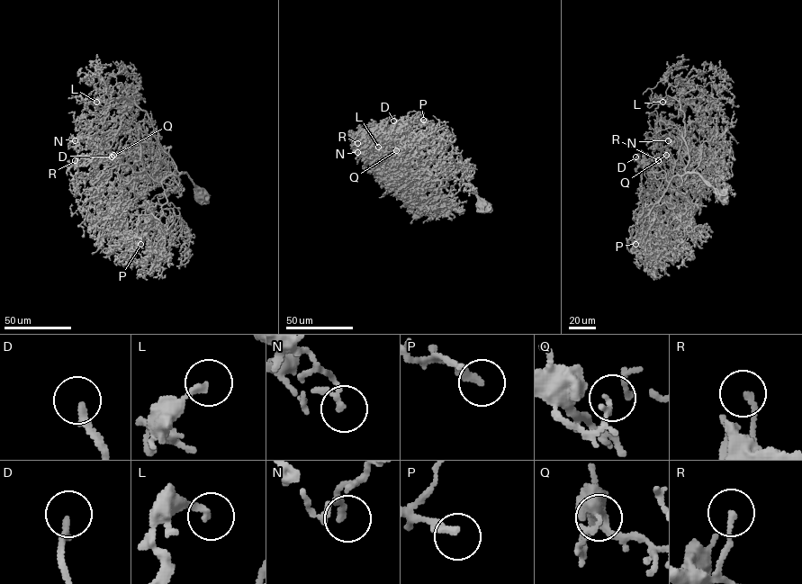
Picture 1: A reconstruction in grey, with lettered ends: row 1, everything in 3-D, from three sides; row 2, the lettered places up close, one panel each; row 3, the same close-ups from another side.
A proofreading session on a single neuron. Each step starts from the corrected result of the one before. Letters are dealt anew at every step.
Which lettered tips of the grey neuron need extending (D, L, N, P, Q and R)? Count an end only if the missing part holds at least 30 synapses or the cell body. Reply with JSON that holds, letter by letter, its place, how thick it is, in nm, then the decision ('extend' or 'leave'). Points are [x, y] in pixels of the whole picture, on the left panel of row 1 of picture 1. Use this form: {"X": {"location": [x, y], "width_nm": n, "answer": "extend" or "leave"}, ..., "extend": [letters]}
{"D": {"location": [112, 157], "width_nm": 220, "answer": "leave"}, "L": {"location": [96, 102], "width_nm": 200, "answer": "leave"}, "N": {"location": [75, 140], "width_nm": 140, "answer": "leave"}, "P": {"location": [140, 244], "width_nm": 280, "answer": "leave"}, "Q": {"location": [113, 155], "width_nm": 170, "answer": "leave"}, "R": {"location": [75, 160], "width_nm": 180, "answer": "leave"}, "extend": []}

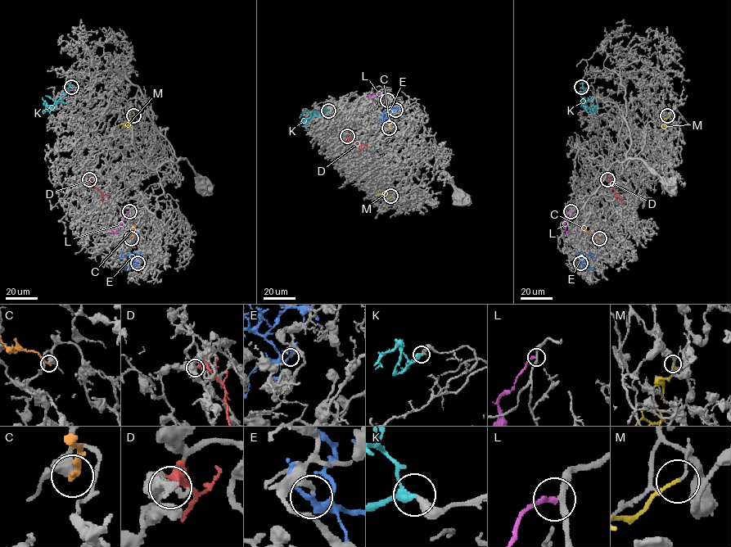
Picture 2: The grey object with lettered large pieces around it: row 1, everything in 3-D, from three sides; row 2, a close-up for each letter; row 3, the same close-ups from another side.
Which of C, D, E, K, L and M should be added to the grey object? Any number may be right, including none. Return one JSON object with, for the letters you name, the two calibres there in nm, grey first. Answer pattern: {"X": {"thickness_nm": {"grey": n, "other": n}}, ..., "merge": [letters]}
{"K": {"thickness_nm": {"grey": 300, "other": 320}}, "merge": ["K"]}

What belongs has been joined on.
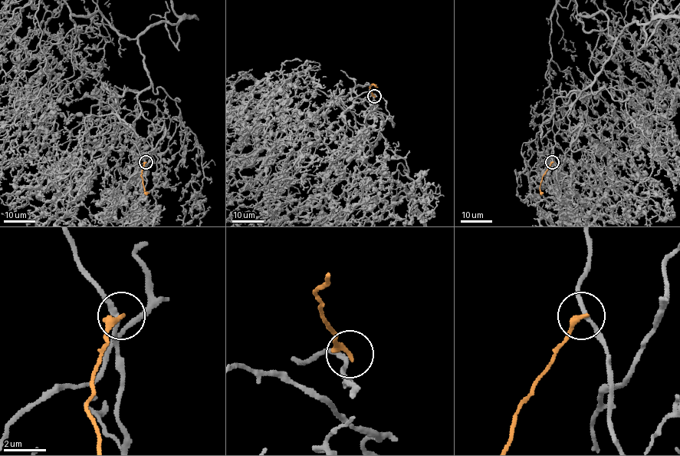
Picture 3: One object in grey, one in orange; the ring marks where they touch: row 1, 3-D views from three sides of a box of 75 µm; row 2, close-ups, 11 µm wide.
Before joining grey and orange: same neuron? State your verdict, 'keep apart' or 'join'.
keep apart

